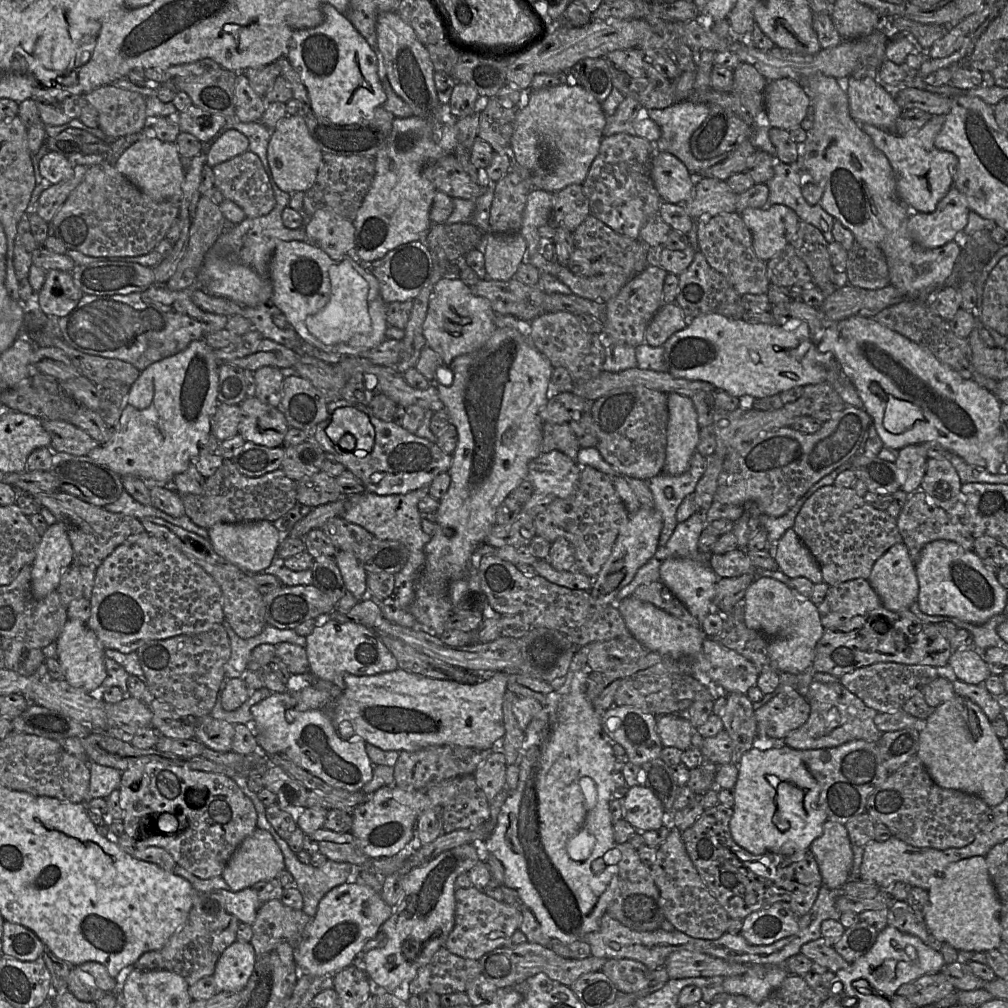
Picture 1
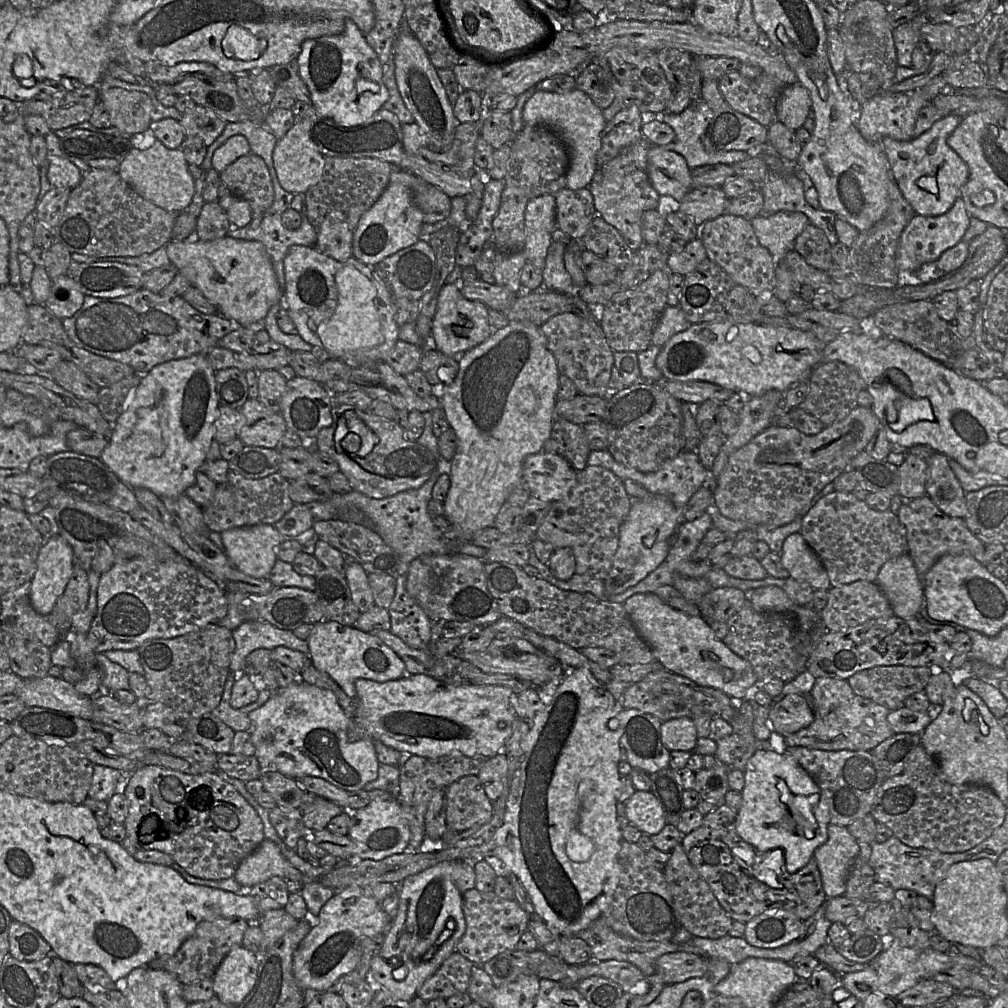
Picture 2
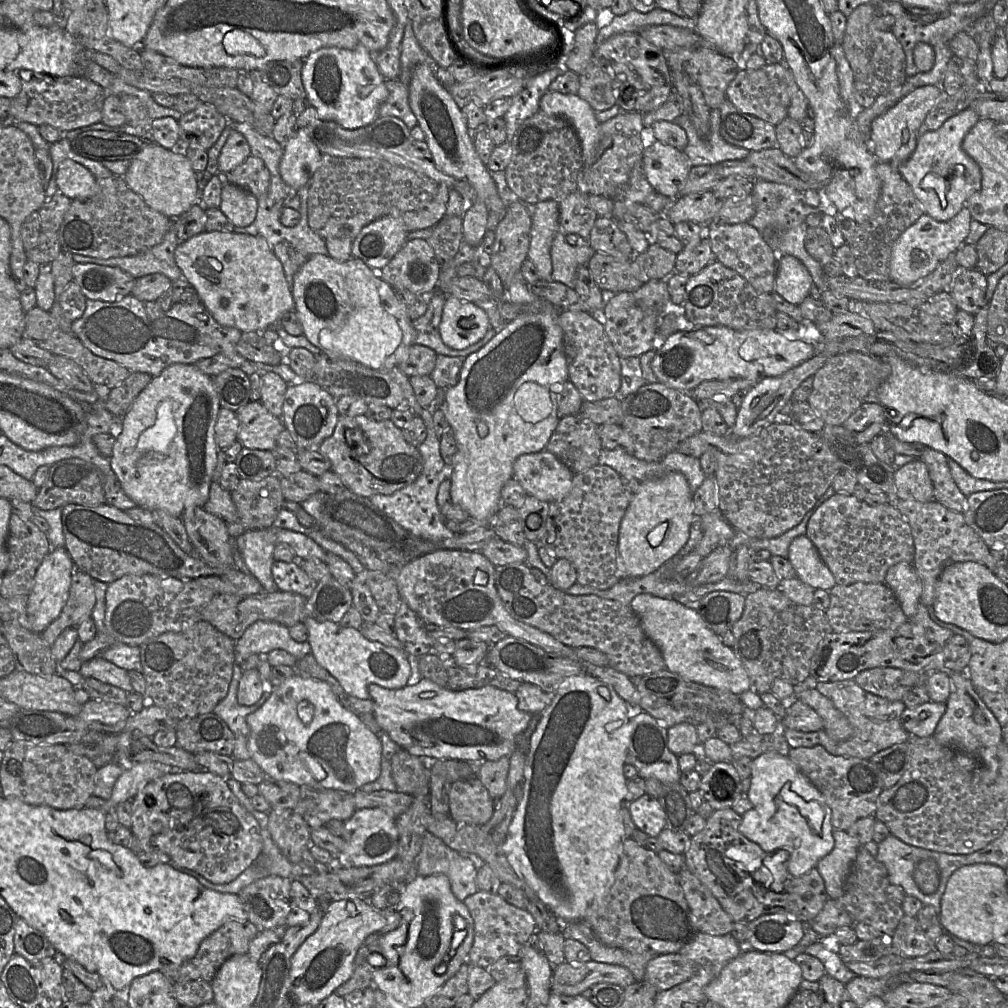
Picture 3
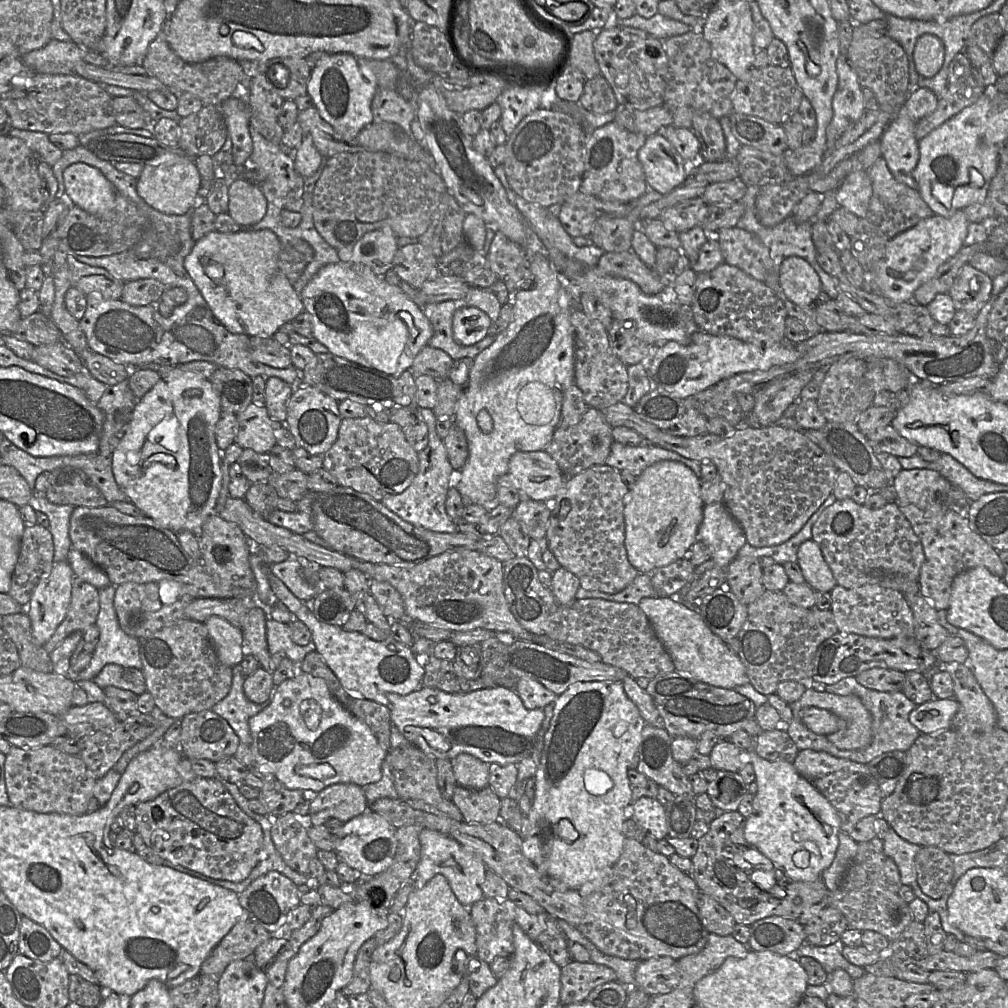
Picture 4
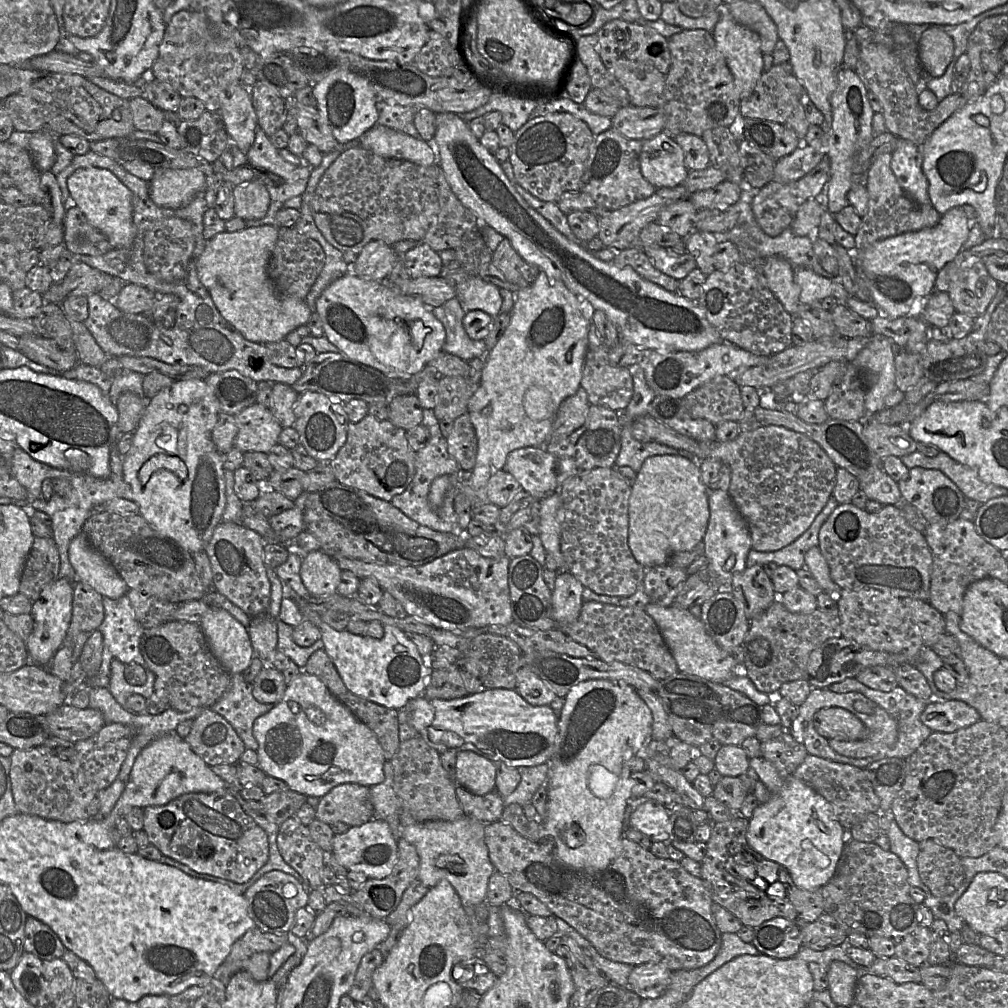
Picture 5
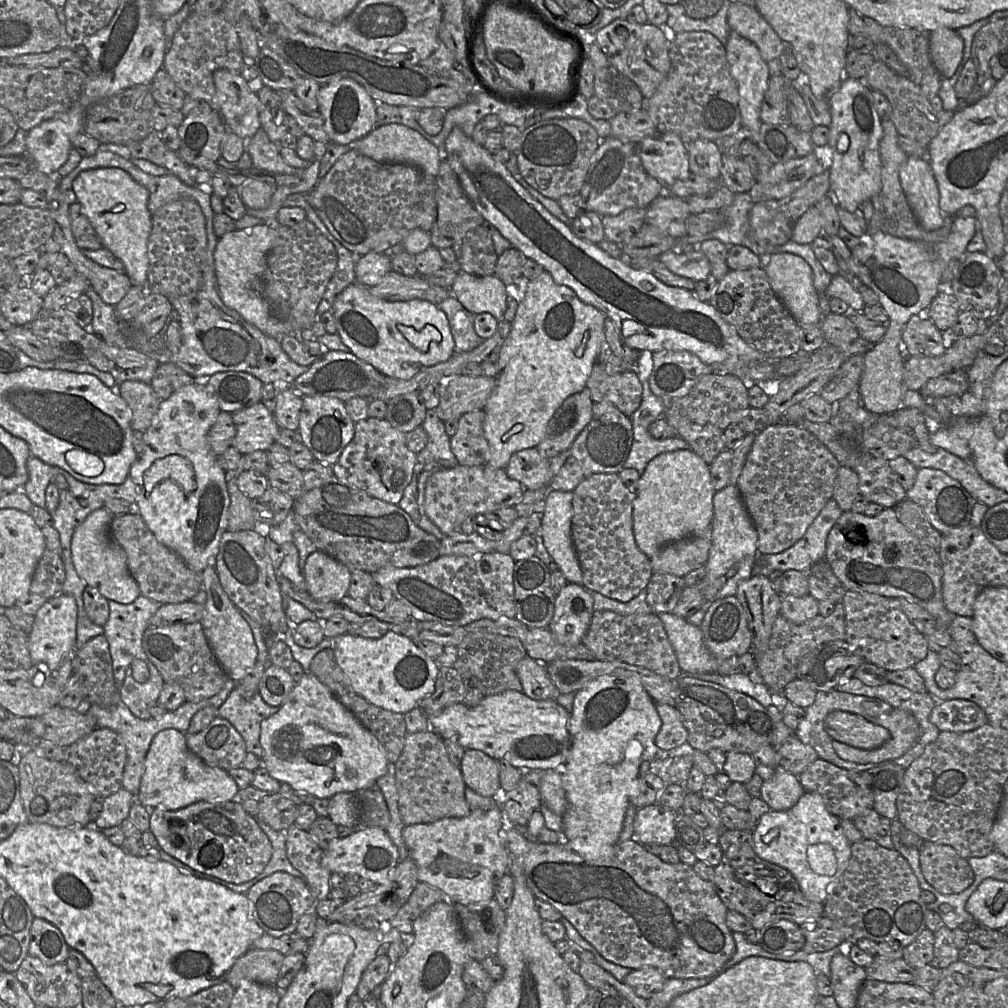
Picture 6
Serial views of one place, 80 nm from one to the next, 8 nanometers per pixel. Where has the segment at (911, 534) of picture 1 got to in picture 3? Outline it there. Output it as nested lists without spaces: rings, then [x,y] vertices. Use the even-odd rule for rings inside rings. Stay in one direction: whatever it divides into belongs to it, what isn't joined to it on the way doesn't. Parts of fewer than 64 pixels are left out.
[[[896,499],[894,505],[906,518],[912,531],[915,547],[913,565],[922,583],[921,603],[925,606],[933,608],[936,583],[946,566],[972,561],[983,564],[992,572],[998,567],[991,549],[967,524],[963,513],[952,511],[935,500],[919,502]]]

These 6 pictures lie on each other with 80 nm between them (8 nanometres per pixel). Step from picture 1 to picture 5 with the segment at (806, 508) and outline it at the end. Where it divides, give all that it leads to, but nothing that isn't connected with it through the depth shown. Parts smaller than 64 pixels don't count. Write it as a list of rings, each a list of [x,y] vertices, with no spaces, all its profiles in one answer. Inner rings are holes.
[[[852,503],[839,504],[820,528],[818,547],[839,589],[873,588],[898,598],[929,599],[932,552],[924,534],[907,522],[897,505],[869,513]]]

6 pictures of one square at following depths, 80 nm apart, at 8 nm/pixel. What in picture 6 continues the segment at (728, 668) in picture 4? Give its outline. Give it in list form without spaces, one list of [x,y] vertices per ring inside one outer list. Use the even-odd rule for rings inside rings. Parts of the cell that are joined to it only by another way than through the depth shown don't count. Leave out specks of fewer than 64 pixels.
[[[671,612],[658,616],[683,674],[717,673],[718,661],[707,649],[699,626]]]

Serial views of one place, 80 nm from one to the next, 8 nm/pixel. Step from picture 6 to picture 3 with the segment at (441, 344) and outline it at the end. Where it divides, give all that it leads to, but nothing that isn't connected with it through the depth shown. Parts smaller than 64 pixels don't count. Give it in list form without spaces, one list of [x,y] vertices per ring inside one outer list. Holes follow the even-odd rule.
[[[314,254],[296,272],[291,287],[303,335],[314,346],[332,358],[359,363],[374,370],[390,370],[407,359],[409,347],[414,344],[415,330],[397,291],[386,283],[361,259],[339,262],[328,255]]]

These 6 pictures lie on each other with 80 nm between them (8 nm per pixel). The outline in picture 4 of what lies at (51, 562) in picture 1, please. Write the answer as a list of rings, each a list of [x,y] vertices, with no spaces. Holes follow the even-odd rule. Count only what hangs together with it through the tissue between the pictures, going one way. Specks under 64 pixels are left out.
[[[66,561],[55,562],[40,578],[26,606],[35,641],[44,646],[65,619],[71,602],[74,572]]]

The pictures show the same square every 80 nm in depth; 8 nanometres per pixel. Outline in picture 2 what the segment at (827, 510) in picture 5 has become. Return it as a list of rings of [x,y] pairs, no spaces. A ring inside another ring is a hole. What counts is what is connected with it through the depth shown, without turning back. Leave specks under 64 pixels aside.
[[[828,483],[823,490],[818,493],[812,501],[807,504],[799,515],[790,523],[769,529],[763,525],[757,524],[755,535],[757,540],[762,540],[769,546],[770,552],[781,554],[785,539],[792,533],[799,533],[802,527],[802,520],[809,510],[825,495],[835,490],[834,483]]]

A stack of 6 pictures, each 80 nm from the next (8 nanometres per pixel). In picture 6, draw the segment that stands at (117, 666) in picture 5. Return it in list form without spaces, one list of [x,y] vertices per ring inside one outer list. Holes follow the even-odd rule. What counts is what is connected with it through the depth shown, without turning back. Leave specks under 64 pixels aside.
[[[150,660],[145,661],[145,664],[149,670],[149,678],[146,682],[136,682],[129,666],[124,681],[118,688],[121,701],[134,716],[143,720],[152,718],[150,708],[157,705],[165,683],[158,669]]]

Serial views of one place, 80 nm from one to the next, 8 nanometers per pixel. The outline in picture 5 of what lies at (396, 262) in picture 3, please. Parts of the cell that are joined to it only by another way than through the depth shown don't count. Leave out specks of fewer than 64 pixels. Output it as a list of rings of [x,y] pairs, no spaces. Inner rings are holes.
[[[420,242],[405,252],[402,257],[411,279],[440,276],[442,260],[428,245]]]

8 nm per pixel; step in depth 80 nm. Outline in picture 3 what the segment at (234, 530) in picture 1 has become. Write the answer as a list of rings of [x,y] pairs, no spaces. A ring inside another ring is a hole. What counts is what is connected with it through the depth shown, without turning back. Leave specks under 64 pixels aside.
[[[271,529],[247,530],[234,539],[251,575],[262,585],[264,592],[278,590],[272,576],[275,535]]]

